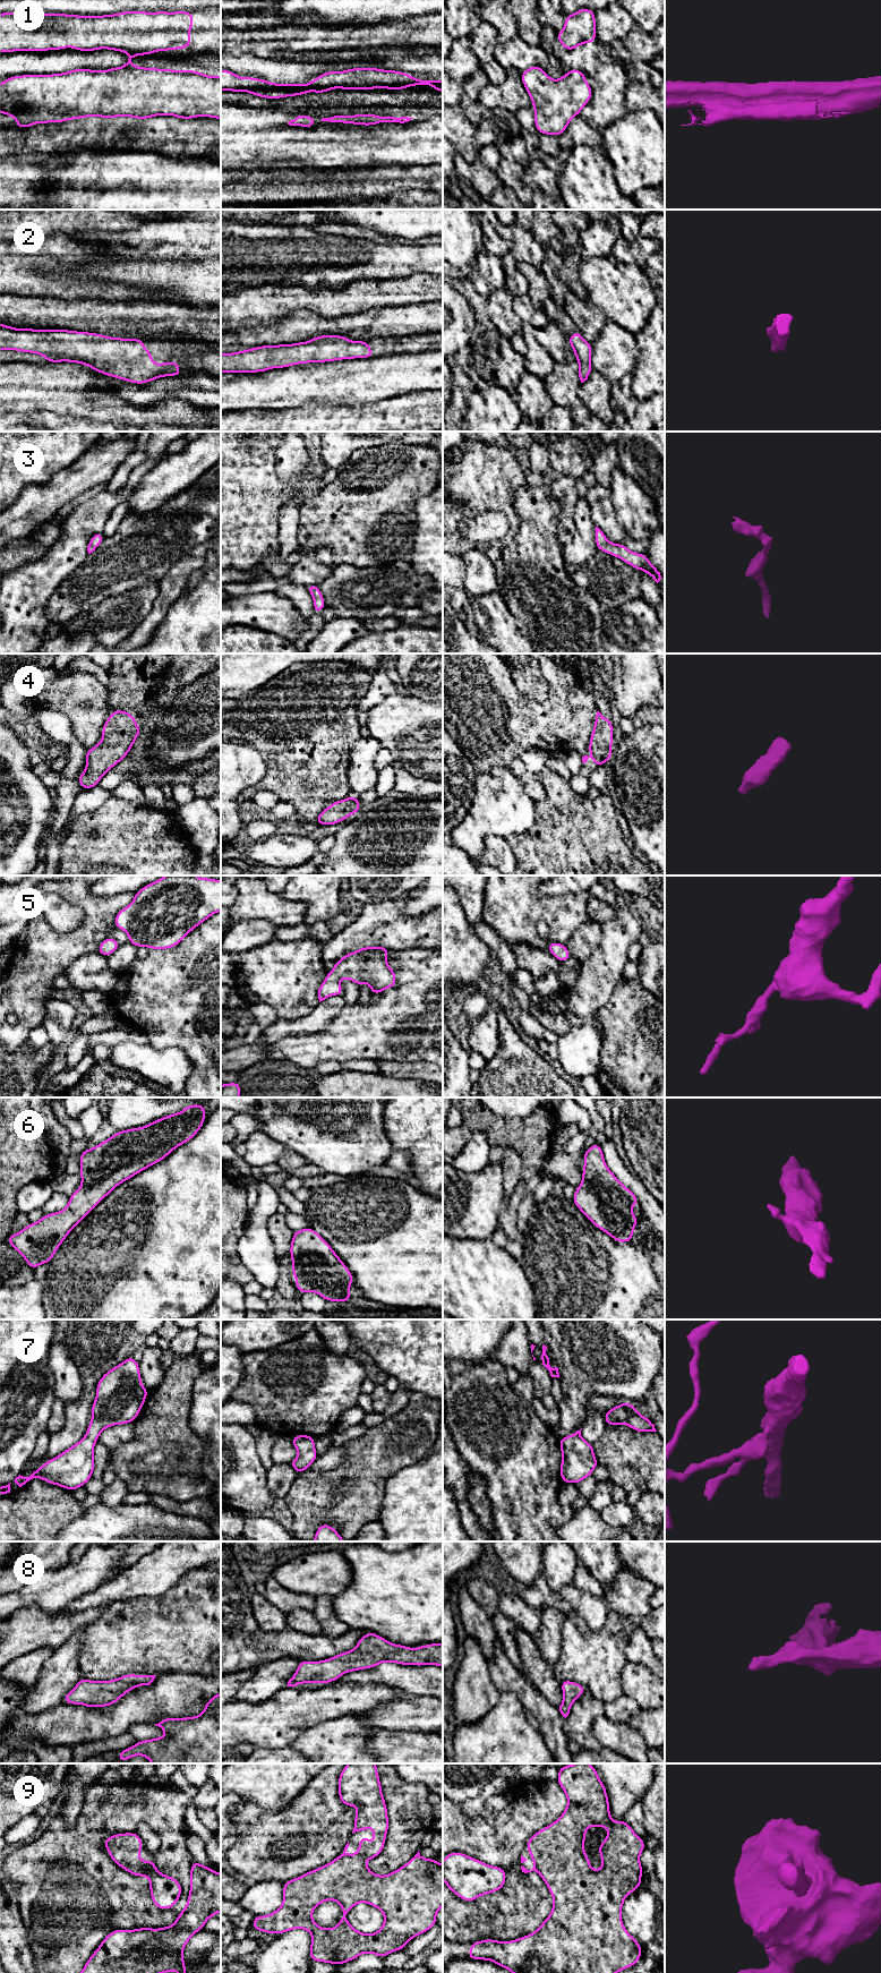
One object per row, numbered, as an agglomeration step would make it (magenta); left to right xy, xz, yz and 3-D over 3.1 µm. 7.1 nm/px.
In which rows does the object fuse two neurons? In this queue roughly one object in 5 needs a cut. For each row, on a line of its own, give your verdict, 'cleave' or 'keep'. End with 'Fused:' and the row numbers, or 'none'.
1: cleave
2: keep
3: keep
4: keep
5: keep
6: keep
7: keep
8: keep
9: keep
Fused: 1

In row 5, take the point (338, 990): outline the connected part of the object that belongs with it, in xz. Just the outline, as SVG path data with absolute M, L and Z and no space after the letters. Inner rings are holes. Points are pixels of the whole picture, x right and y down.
M374 946L362 947L353 953L345 954L337 960L333 970L326 974L318 989L319 1002L331 996L343 996L341 979L349 979L360 986L362 982L371 989L371 996L382 993L396 985L395 971L387 965L386 957L391 949Z

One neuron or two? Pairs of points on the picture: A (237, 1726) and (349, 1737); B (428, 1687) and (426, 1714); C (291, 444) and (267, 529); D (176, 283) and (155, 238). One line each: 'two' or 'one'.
A: two
B: two
C: two
D: two

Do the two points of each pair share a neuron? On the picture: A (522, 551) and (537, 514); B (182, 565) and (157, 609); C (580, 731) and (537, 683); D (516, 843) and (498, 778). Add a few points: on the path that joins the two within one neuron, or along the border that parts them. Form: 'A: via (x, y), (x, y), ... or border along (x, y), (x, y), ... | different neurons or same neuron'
A: via (531, 541), (537, 536), (537, 523) | same neuron
B: via (178, 577), (165, 598) | same neuron
C: border along (528, 699), (537, 701) | different neurons
D: border along (536, 818), (527, 830), (511, 834), (505, 839) | different neurons

